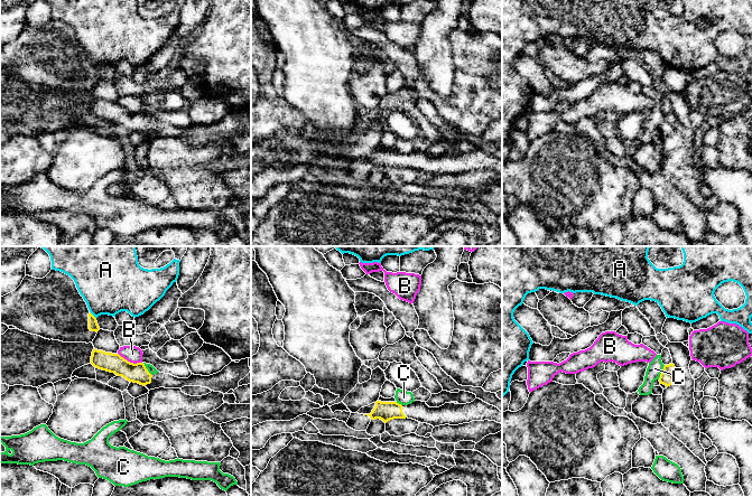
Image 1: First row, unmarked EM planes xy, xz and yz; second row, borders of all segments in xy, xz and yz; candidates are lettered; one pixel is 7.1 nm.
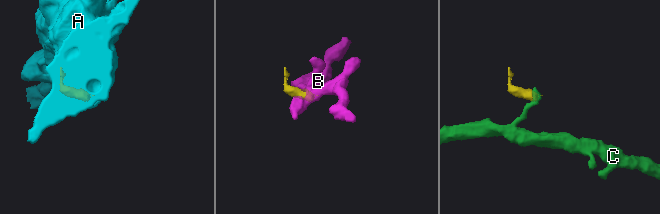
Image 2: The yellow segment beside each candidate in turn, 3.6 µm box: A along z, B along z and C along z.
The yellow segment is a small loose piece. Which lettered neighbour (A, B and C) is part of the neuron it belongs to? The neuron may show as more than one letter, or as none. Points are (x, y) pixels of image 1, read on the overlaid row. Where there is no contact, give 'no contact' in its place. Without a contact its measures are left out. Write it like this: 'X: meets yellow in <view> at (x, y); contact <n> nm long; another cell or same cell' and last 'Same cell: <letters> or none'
A: meets yellow in xy at (92, 315); contact 70 nm long; another cell
B: meets yellow in xy at (129, 362); contact 190 nm long; another cell
C: meets yellow in yz at (661, 372); contact 120 nm long; another cell
Same cell: none

